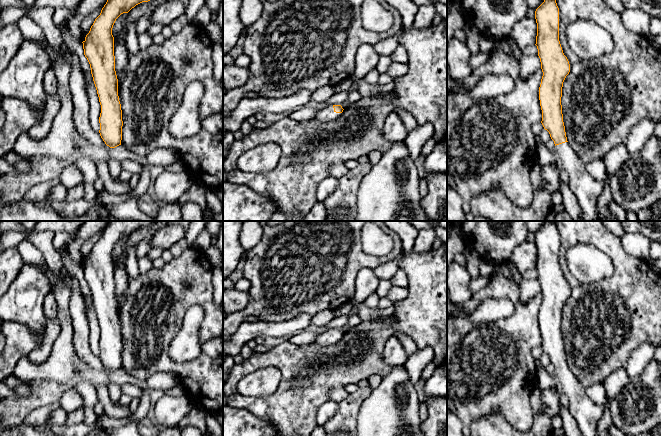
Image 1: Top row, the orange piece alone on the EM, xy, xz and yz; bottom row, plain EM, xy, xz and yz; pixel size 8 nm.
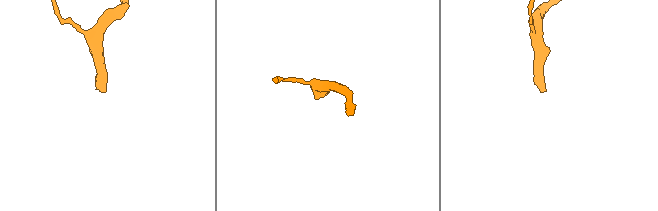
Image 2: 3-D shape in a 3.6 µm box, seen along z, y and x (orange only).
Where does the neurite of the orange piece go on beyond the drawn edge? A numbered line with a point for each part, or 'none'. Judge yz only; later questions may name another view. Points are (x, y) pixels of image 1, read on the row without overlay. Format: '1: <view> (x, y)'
1: yz (587, 414)

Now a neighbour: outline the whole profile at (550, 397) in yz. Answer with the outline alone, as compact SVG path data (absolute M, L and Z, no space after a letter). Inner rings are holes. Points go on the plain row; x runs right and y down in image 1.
M556 388L539 390L542 403L544 405L542 413L547 414L553 418L559 414L559 393Z

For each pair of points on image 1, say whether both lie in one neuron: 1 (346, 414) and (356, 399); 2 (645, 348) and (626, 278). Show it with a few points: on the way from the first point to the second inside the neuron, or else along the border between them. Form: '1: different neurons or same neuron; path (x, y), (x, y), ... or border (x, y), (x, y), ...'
1: same neuron; path (348, 410), (352, 403)
2: different neurons; border (650, 341), (640, 343), (632, 351), (628, 360)

